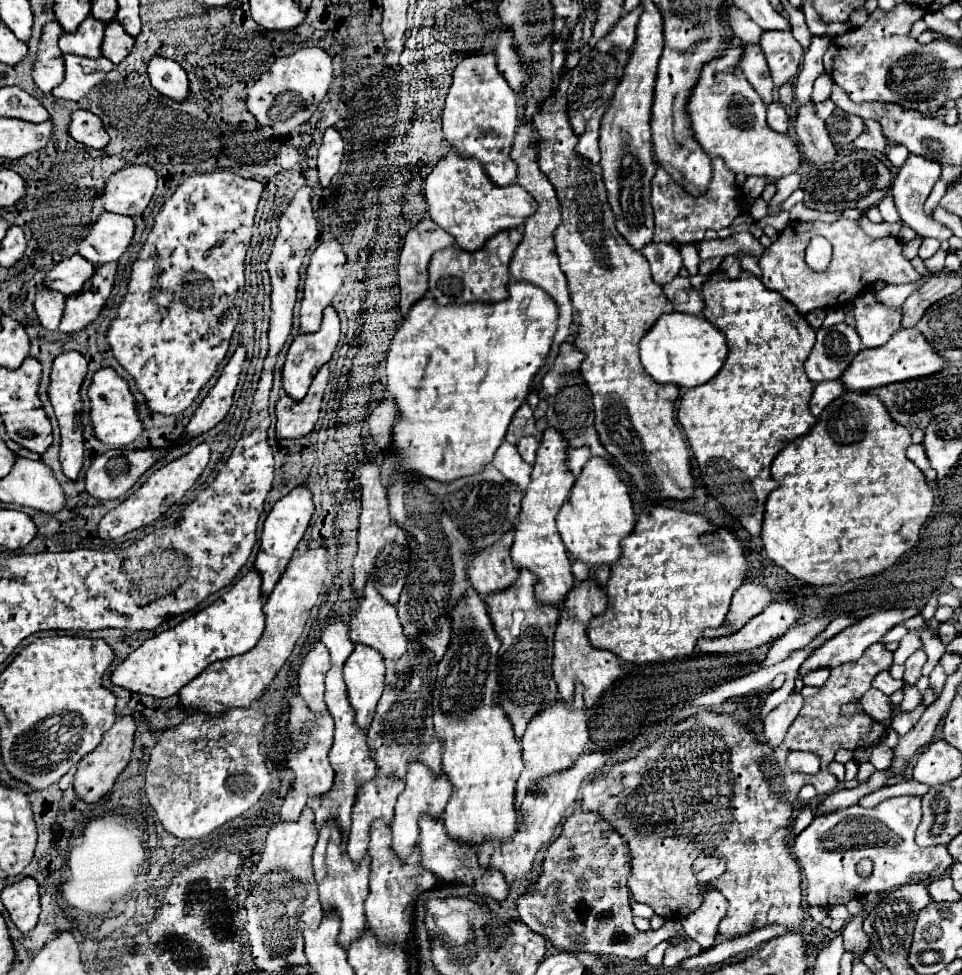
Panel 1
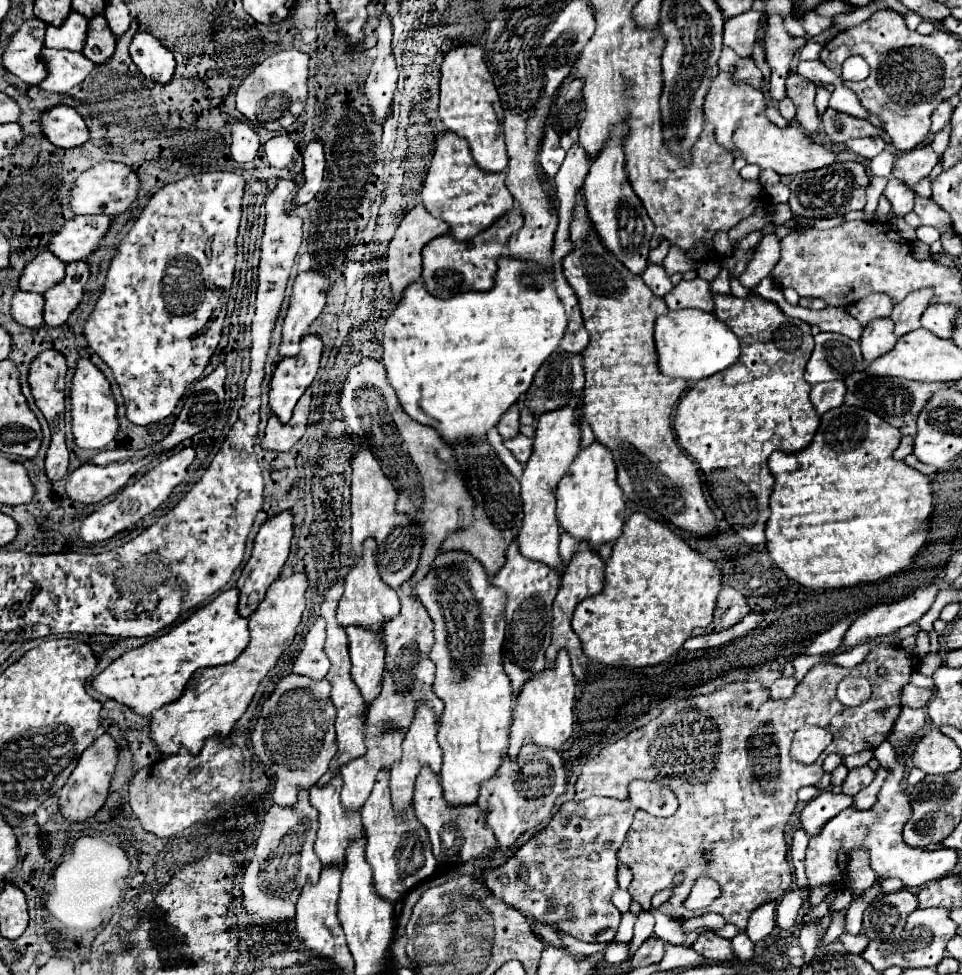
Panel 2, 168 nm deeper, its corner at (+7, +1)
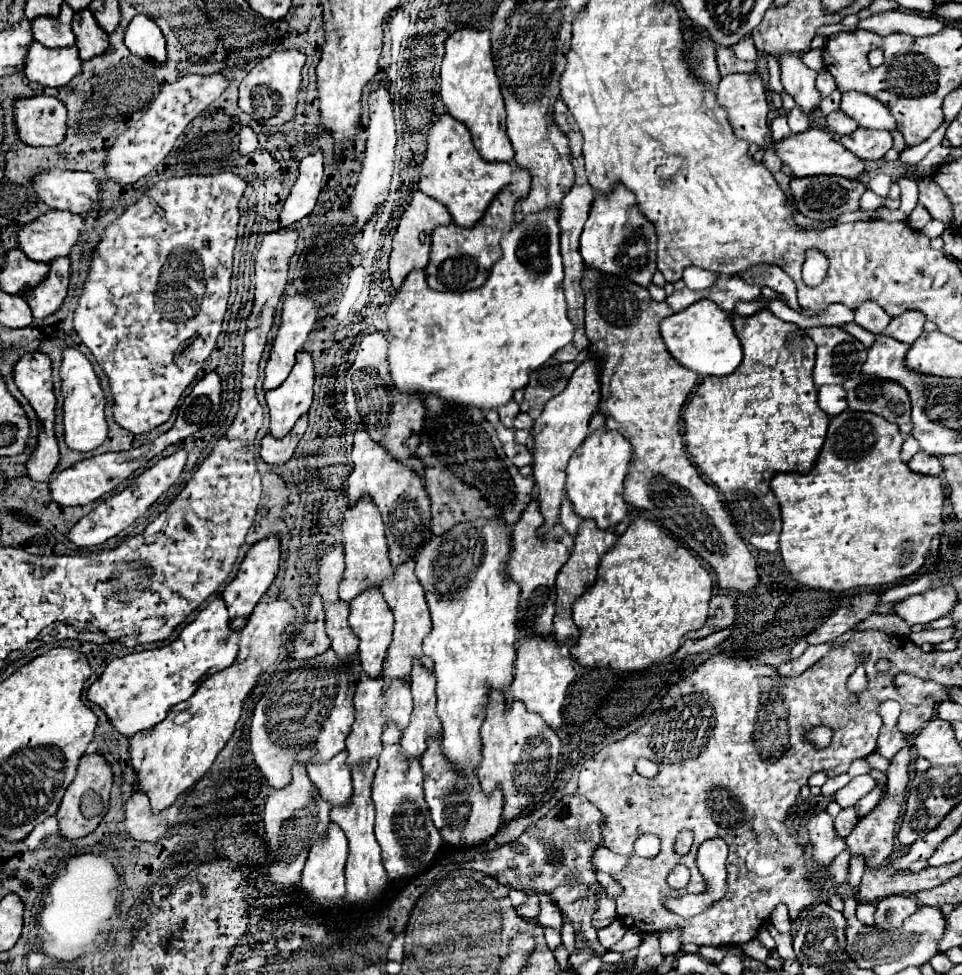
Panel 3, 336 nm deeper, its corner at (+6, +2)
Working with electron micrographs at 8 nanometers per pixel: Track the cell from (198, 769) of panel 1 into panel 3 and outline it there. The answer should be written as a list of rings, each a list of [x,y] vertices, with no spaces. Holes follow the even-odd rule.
[[[133,792],[133,796],[125,804],[125,830],[133,840],[139,842],[157,842],[163,834],[169,822],[173,822],[181,810],[181,800],[173,804],[173,808],[167,808],[161,814],[153,814],[149,810],[149,798],[145,794]]]

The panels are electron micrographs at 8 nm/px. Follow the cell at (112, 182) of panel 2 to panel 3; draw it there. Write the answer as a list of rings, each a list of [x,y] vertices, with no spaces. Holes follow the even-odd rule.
[[[63,168],[41,170],[33,176],[33,188],[41,202],[55,210],[85,214],[97,206],[99,186],[91,172],[71,172]]]

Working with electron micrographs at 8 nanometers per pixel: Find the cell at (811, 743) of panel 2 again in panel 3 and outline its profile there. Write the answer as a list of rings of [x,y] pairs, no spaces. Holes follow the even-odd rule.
[[[813,728],[813,732],[811,732],[811,740],[819,748],[827,748],[831,744],[831,736],[833,736],[833,730],[829,730],[829,728]]]

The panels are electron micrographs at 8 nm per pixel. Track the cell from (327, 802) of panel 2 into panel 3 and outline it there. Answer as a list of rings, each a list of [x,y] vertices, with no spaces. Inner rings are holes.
[[[347,750],[339,752],[325,764],[309,764],[309,778],[317,784],[321,796],[333,806],[347,804],[351,800],[351,766],[347,764]]]

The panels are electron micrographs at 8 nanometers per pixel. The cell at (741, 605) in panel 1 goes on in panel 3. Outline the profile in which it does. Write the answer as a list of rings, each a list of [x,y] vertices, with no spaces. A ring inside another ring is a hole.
[[[713,596],[709,602],[709,618],[705,622],[703,628],[687,632],[685,638],[705,638],[713,632],[719,632],[723,628],[729,628],[735,622],[735,612],[737,612],[737,604],[733,598],[729,596]]]

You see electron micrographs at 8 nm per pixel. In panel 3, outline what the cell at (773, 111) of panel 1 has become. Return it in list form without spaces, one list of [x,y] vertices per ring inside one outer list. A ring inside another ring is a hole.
[[[777,116],[773,122],[771,122],[771,132],[773,132],[773,140],[779,142],[779,140],[785,140],[785,136],[791,134],[789,126],[787,126],[787,120],[783,116]]]

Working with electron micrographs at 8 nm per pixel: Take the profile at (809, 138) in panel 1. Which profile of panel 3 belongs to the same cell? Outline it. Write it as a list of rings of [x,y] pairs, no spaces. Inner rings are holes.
[[[789,52],[779,56],[779,66],[781,66],[781,82],[785,92],[797,102],[797,106],[805,114],[811,114],[821,102],[821,96],[815,88],[817,72],[807,68],[797,54]]]

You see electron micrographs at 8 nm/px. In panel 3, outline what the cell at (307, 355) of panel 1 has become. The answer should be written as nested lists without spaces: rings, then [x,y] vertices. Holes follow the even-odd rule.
[[[307,352],[297,354],[297,362],[285,382],[273,392],[265,394],[269,414],[271,414],[271,430],[269,434],[277,440],[285,438],[295,422],[307,414],[313,402],[313,358]]]

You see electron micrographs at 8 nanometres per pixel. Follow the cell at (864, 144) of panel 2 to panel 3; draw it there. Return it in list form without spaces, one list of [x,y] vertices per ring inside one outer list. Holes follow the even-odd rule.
[[[859,126],[855,132],[841,136],[841,144],[861,160],[879,160],[893,146],[893,136],[889,130],[869,130]]]

